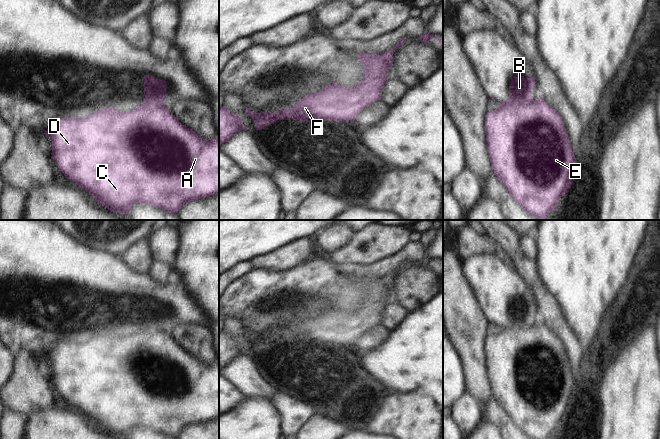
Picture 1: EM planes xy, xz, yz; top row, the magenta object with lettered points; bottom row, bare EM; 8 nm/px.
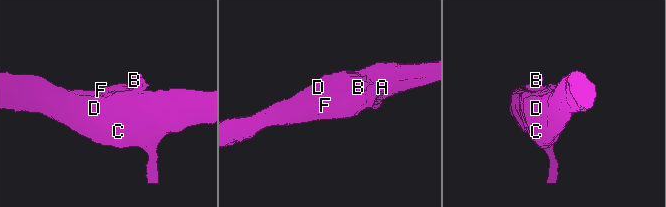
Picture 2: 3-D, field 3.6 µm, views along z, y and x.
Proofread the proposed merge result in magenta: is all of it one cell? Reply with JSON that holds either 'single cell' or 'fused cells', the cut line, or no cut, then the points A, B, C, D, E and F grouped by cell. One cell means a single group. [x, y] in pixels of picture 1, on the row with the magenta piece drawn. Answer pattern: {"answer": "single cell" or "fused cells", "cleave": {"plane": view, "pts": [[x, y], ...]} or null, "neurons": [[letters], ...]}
{"answer": "fused cells", "cleave": {"plane": "yz", "pts": [[530, 100], [523, 105], [502, 105]]}, "neurons": [["A", "C", "D", "E", "F"], ["B"]]}

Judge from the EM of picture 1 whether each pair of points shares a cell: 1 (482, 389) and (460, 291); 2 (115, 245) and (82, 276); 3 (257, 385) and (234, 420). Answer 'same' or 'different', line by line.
1: same
2: different
3: different

